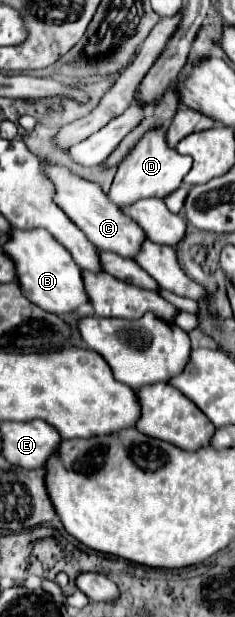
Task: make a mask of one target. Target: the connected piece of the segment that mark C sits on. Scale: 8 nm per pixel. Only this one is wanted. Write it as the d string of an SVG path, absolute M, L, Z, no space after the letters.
M44 166L44 172L56 184L56 204L70 216L70 220L74 220L74 224L98 250L114 252L122 258L134 258L142 250L146 232L142 232L142 228L138 228L138 224L134 224L134 220L130 220L130 216L126 216L116 204L112 204L98 184L82 180L60 166Z

